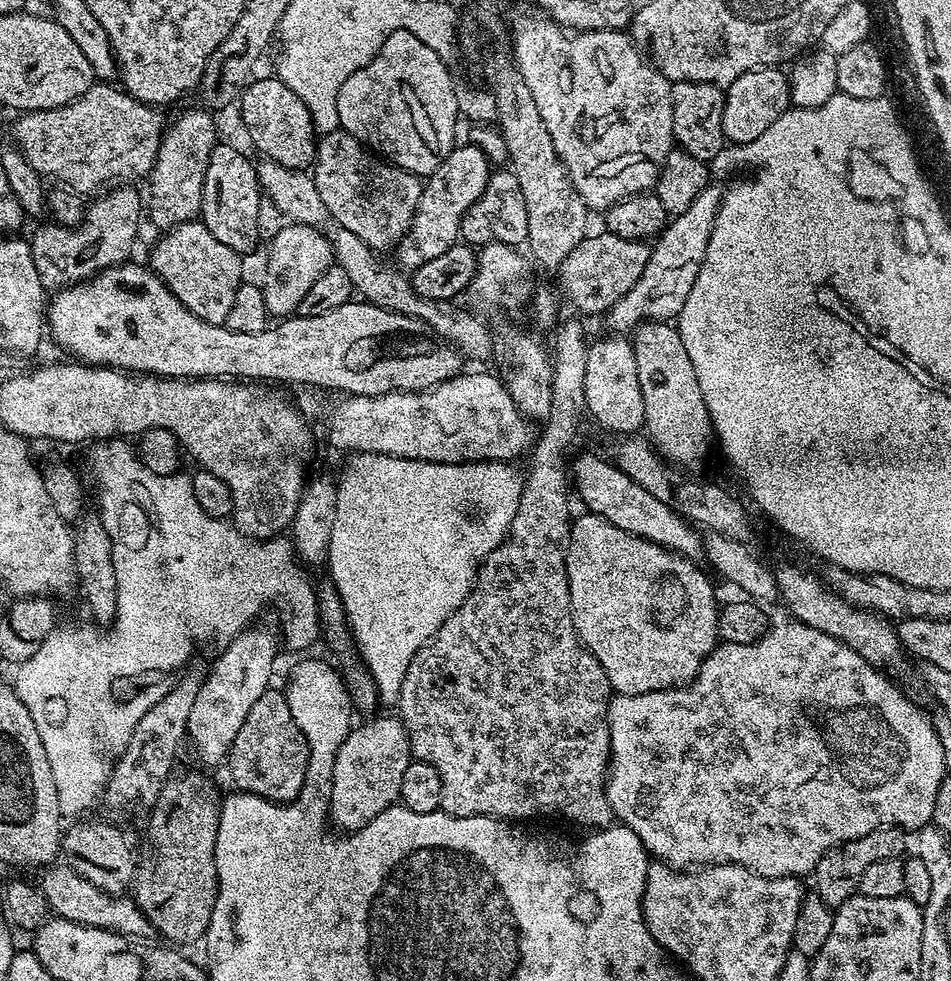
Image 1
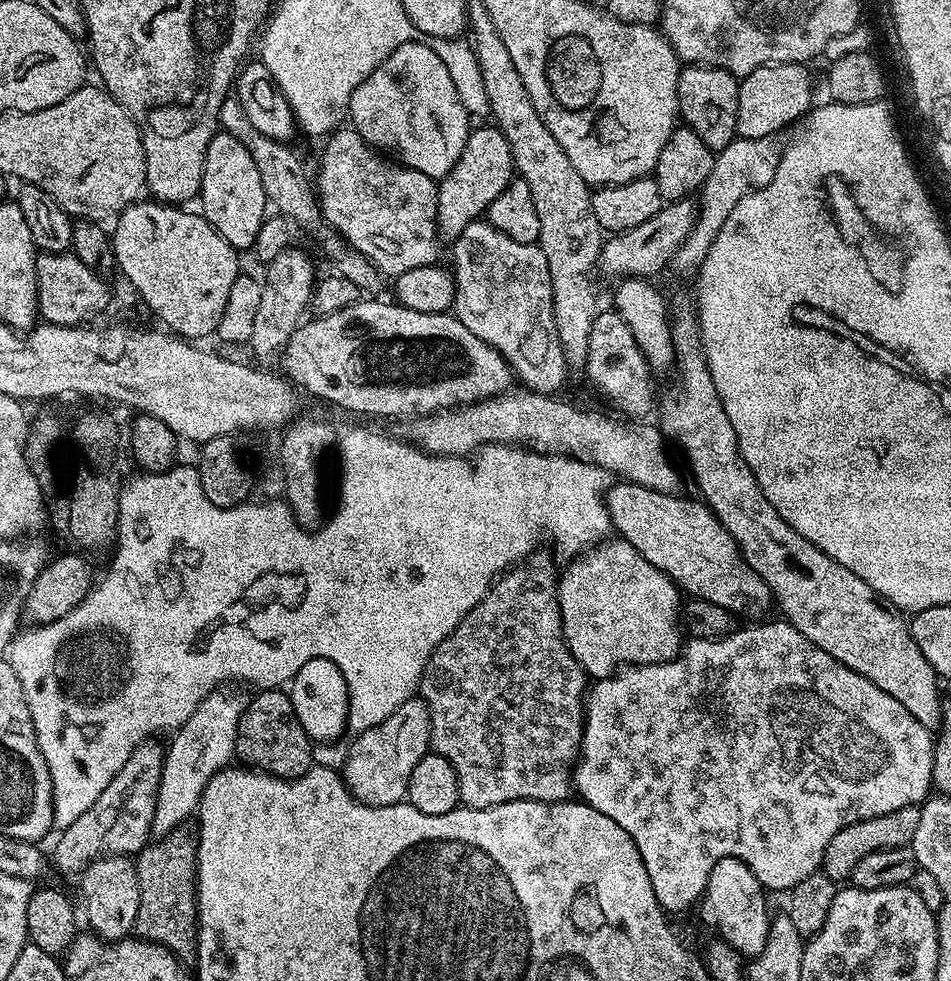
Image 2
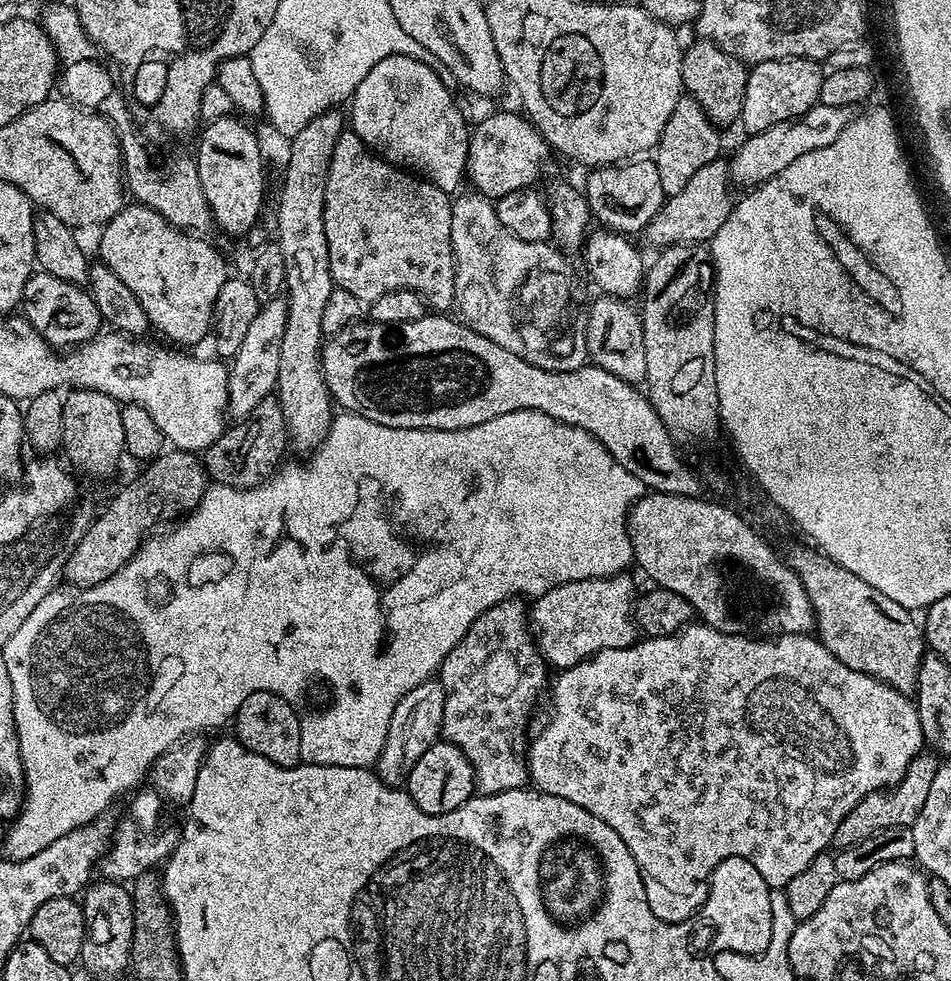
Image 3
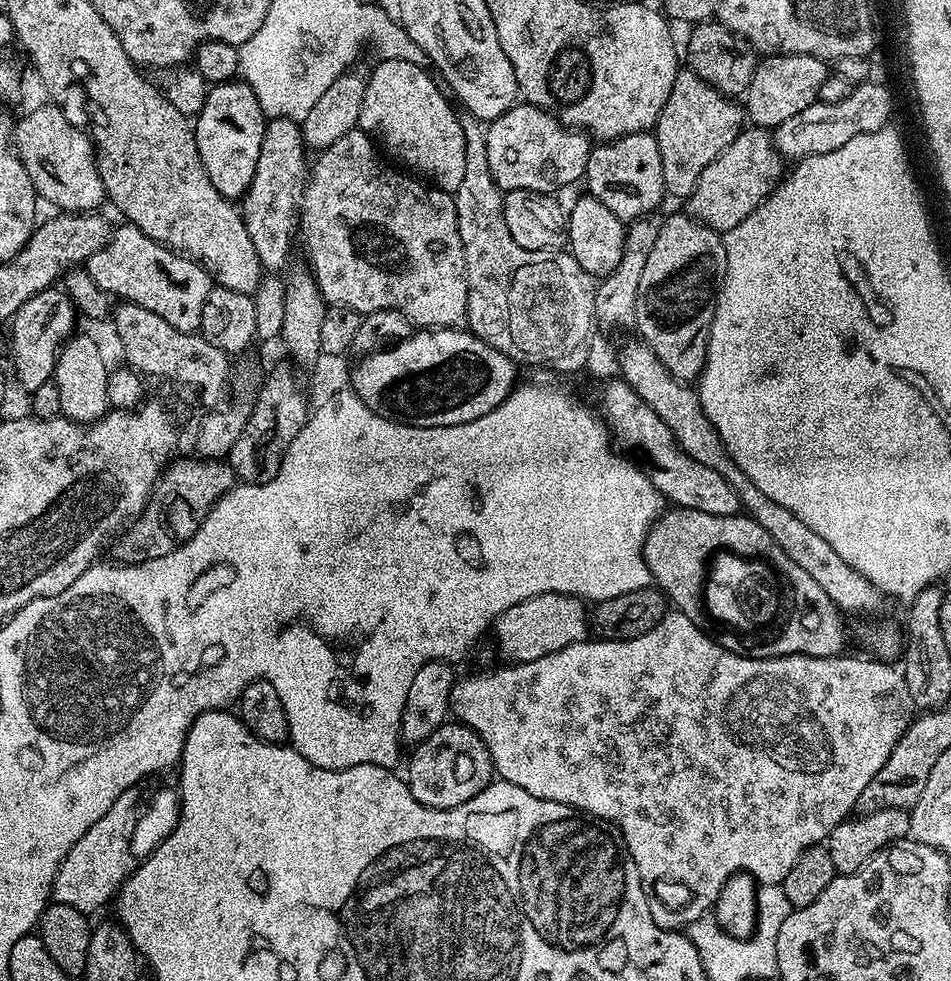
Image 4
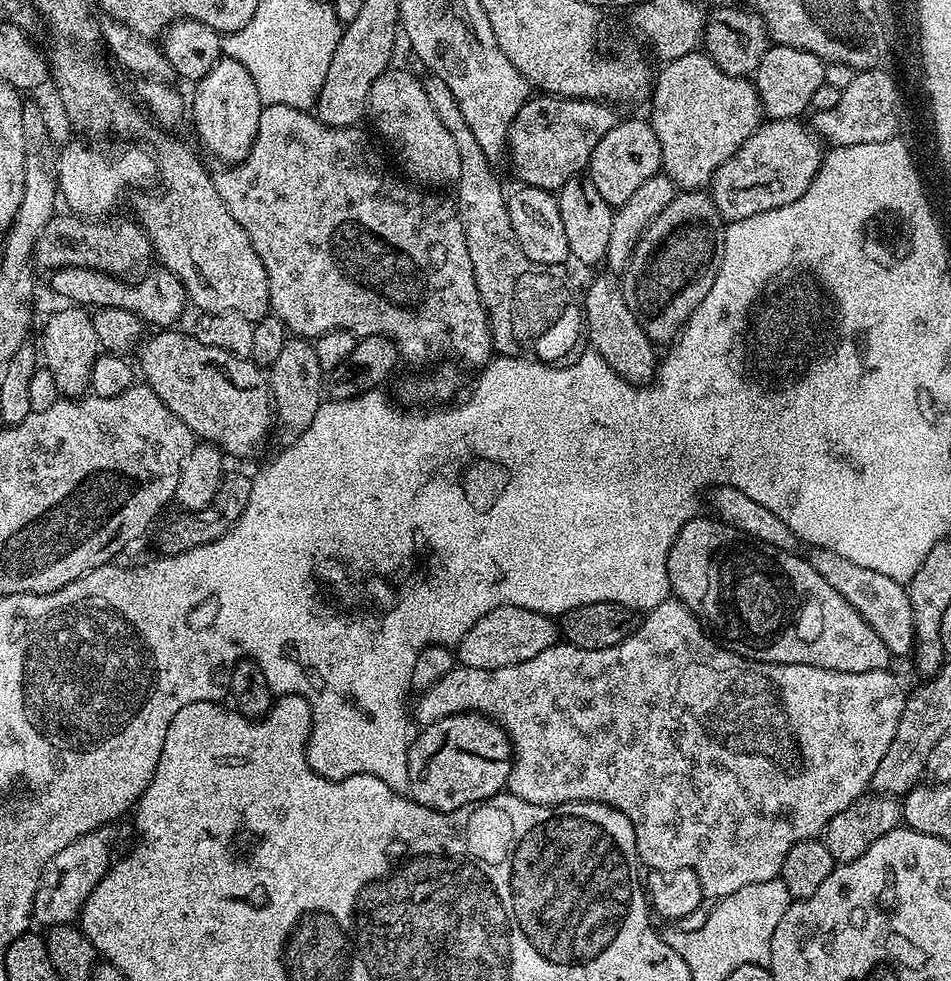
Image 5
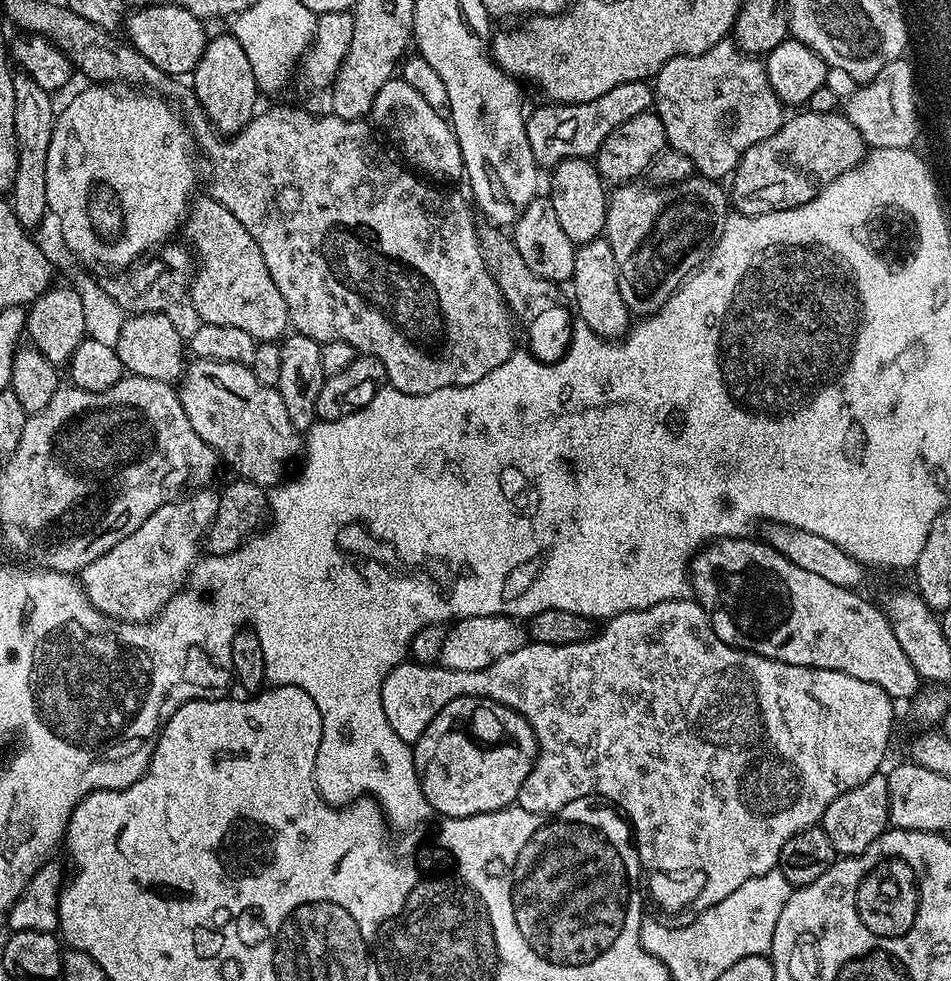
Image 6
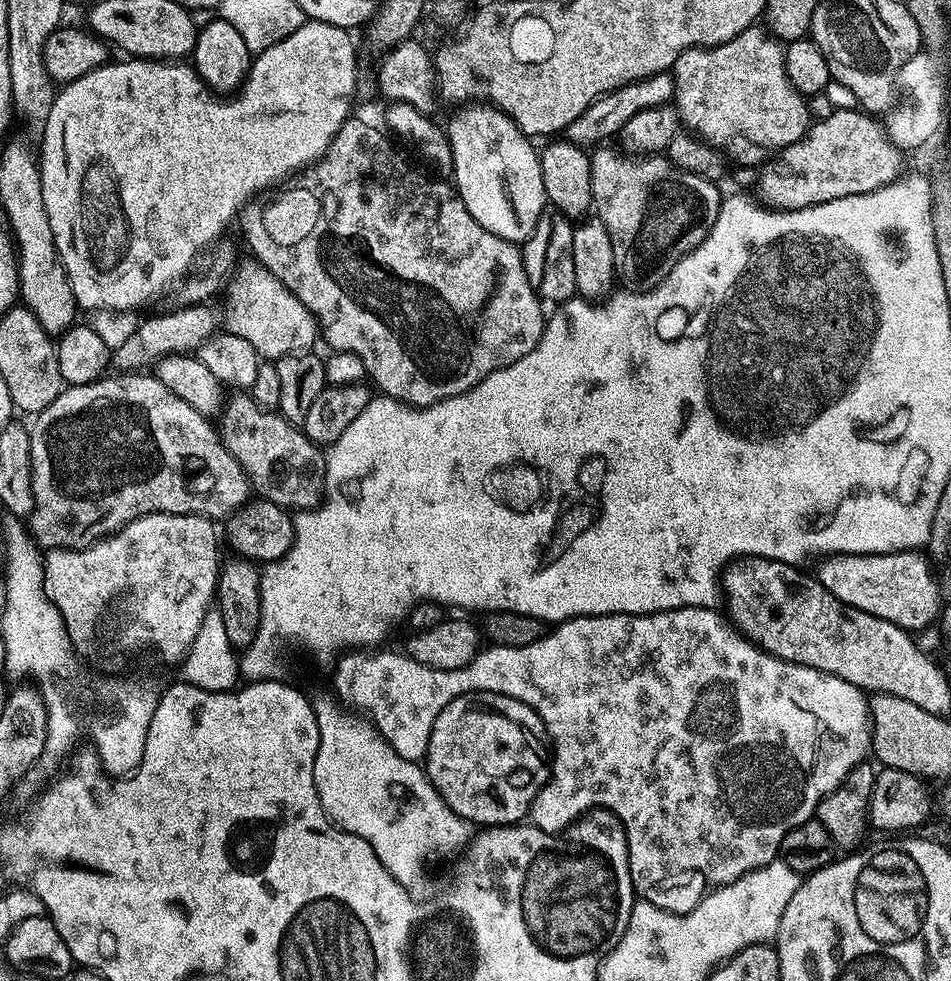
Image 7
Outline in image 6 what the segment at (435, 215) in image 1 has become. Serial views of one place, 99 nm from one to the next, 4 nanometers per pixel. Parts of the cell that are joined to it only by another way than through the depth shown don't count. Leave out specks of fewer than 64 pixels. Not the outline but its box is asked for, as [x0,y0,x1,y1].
[524,80,653,170]

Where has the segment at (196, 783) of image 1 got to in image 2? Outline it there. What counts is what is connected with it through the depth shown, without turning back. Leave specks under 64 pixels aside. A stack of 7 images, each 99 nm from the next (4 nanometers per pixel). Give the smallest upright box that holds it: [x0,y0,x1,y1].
[134,827,196,962]

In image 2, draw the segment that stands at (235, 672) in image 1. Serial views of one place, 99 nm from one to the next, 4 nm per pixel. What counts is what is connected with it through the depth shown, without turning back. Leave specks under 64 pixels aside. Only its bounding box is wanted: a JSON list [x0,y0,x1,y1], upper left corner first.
[152,690,246,838]

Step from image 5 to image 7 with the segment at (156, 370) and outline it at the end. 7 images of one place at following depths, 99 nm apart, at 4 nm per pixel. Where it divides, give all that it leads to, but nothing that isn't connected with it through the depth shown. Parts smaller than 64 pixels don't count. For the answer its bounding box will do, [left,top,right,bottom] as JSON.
[221,393,325,510]

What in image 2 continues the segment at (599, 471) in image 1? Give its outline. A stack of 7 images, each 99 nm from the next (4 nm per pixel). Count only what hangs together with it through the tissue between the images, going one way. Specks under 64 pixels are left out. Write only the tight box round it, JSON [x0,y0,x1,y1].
[604,482,774,618]

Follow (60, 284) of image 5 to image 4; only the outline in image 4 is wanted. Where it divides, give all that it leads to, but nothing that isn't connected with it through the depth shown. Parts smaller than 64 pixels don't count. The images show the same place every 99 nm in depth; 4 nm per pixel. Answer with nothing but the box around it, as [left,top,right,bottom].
[86,223,214,333]

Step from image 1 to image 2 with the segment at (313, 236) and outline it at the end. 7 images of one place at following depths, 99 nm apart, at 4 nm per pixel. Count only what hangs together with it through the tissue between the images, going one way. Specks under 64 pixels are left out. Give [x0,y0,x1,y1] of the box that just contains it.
[248,246,314,357]

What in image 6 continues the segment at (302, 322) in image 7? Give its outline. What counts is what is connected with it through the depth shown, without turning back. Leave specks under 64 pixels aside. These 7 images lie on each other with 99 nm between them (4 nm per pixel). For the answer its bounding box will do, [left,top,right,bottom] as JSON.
[182,194,290,342]

